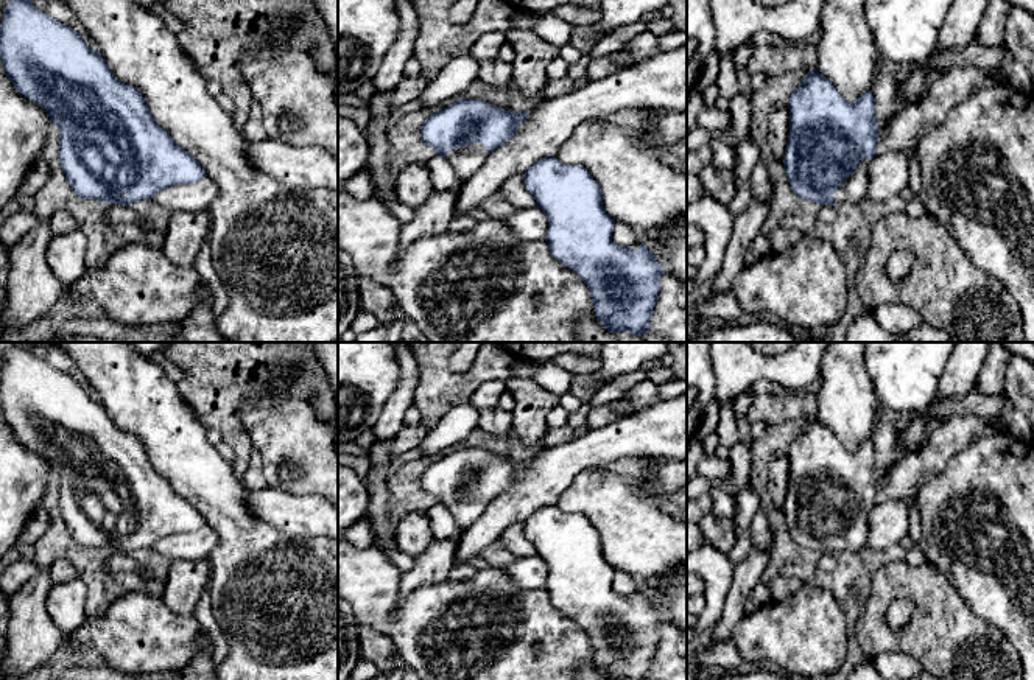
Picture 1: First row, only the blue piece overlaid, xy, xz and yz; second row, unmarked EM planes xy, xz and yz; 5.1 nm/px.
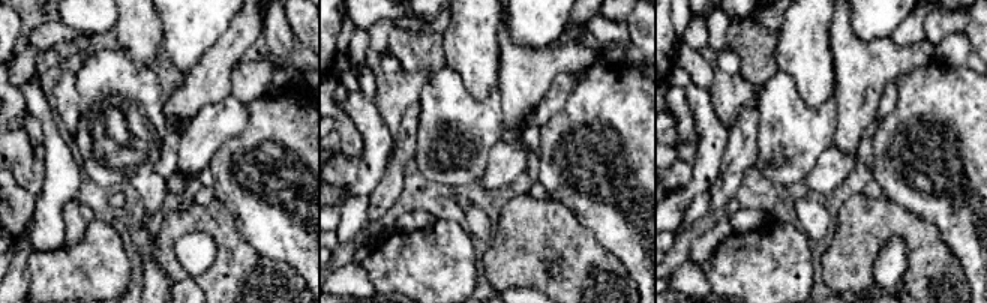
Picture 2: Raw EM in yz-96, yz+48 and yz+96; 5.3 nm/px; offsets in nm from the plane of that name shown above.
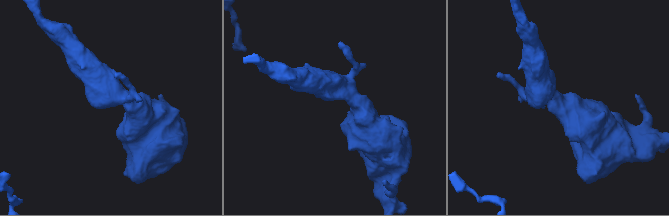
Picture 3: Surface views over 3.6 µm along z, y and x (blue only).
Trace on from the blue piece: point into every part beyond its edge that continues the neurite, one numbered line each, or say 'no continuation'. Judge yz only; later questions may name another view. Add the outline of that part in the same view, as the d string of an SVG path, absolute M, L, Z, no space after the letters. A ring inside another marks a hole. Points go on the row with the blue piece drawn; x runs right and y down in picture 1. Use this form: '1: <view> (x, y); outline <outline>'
1: yz (854, 189); outline M863 157L856 168L841 182L839 188L833 191L833 201L836 204L852 202L860 207L867 204L867 166L869 159Z

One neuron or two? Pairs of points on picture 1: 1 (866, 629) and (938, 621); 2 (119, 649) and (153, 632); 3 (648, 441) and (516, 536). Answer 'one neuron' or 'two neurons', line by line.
1: one neuron
2: one neuron
3: two neurons

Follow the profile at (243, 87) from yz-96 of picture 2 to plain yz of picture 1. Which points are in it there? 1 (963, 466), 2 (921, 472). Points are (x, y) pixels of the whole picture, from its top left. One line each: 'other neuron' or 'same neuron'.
1: other neuron
2: same neuron

